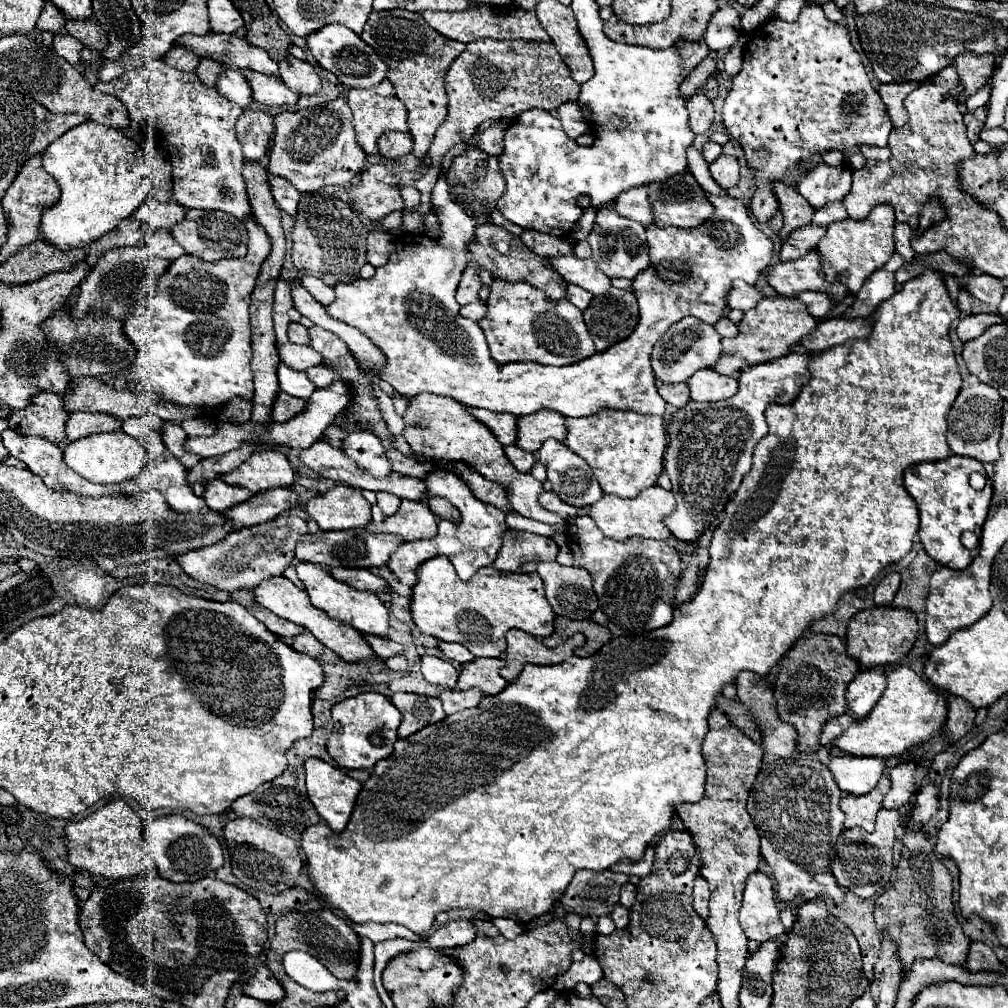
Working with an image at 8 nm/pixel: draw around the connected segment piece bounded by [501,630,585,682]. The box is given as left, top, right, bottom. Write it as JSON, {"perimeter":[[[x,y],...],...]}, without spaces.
{"perimeter":[[[509,630],[507,632],[507,666],[501,668],[501,676],[507,682],[515,682],[519,676],[519,670],[523,668],[523,664],[561,664],[565,662],[569,656],[573,656],[573,650],[577,646],[585,644],[585,634],[575,634],[569,640],[565,640],[563,644],[559,644],[557,648],[547,648],[541,640],[537,640],[535,636],[529,636],[523,630]]]}

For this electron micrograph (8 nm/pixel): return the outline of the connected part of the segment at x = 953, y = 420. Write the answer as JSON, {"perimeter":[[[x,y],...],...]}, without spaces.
{"perimeter":[[[985,384],[975,386],[963,386],[957,400],[953,402],[949,414],[947,414],[947,444],[953,450],[953,454],[977,458],[979,462],[995,462],[999,456],[999,436],[1001,436],[1001,404],[1003,398]]]}

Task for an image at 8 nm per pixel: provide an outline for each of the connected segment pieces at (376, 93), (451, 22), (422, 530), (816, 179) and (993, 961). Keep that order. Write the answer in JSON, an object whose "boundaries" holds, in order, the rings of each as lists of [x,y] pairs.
{"boundaries":[[[[385,78],[381,84],[369,88],[369,90],[359,90],[359,88],[351,88],[347,94],[349,106],[353,110],[353,126],[355,126],[355,136],[357,142],[361,144],[361,148],[367,154],[377,154],[377,138],[385,132],[397,130],[397,132],[409,132],[407,128],[407,108],[405,104],[401,104],[401,100],[397,100],[395,92],[393,92],[393,84],[389,84],[389,80]]],[[[481,6],[475,10],[467,10],[467,12],[423,12],[423,18],[429,22],[429,26],[433,26],[439,34],[451,38],[451,40],[459,40],[463,44],[475,42],[479,38],[495,38],[495,40],[549,40],[547,32],[543,30],[541,22],[535,16],[535,10],[521,10],[521,8],[513,8],[513,6]]],[[[403,500],[393,516],[385,518],[381,524],[367,524],[365,528],[371,532],[397,534],[409,542],[419,538],[433,538],[437,534],[437,518],[425,502]]],[[[819,164],[799,178],[798,192],[817,210],[829,202],[843,200],[851,190],[851,170]]],[[[973,942],[971,950],[969,950],[969,958],[967,958],[967,970],[971,970],[971,972],[981,972],[981,970],[1001,972],[1003,966],[997,960],[995,952],[987,944]]]]}

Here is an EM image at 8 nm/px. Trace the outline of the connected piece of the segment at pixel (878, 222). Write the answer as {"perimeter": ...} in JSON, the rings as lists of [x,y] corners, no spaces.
{"perimeter":[[[879,204],[873,208],[873,212],[865,220],[853,220],[847,218],[843,222],[835,222],[827,226],[827,234],[819,240],[819,254],[823,258],[823,274],[825,278],[843,282],[853,294],[859,292],[863,282],[873,274],[873,270],[883,268],[889,256],[895,252],[893,242],[895,232],[895,216],[893,206]]]}

